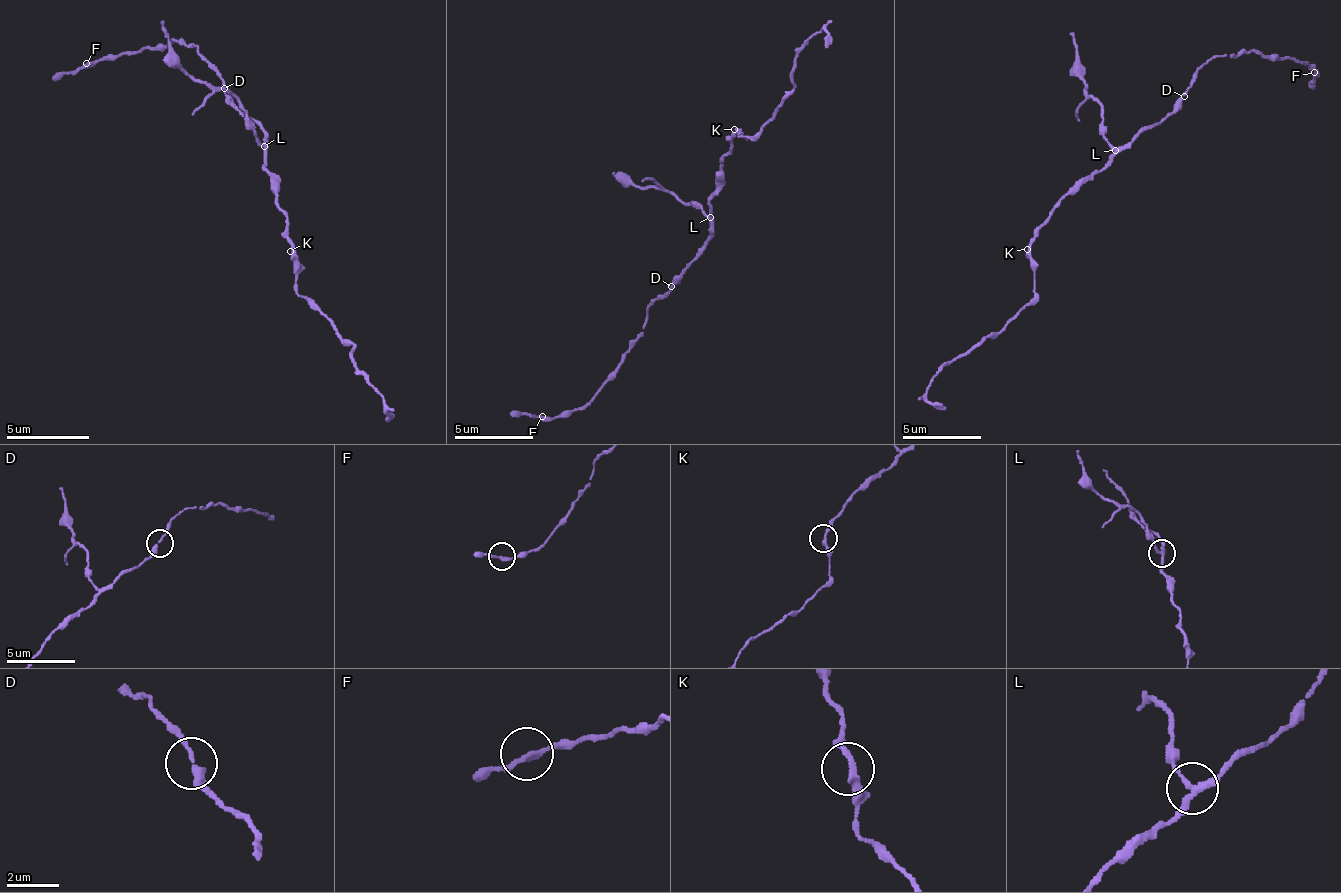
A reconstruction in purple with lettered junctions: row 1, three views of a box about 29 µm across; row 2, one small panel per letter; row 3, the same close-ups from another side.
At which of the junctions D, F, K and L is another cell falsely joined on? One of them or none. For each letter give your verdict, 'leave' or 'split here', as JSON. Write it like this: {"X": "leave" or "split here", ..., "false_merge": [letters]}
{"D": "leave", "F": "leave", "K": "leave", "L": "split here", "false_merge": ["L"]}

